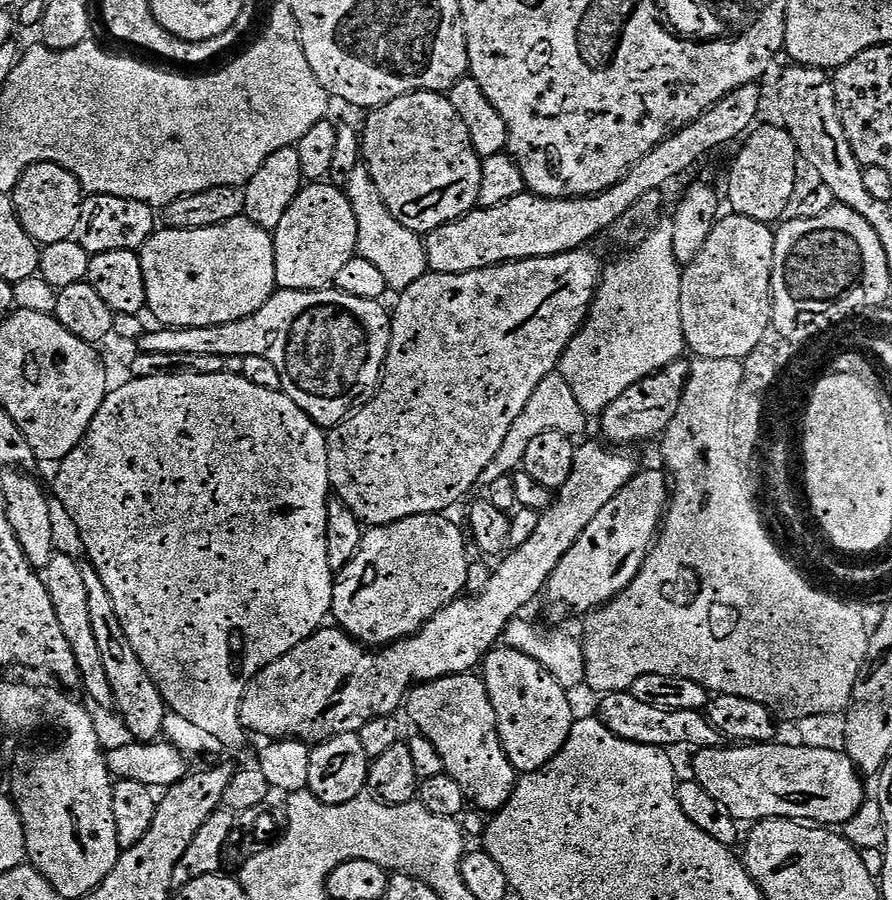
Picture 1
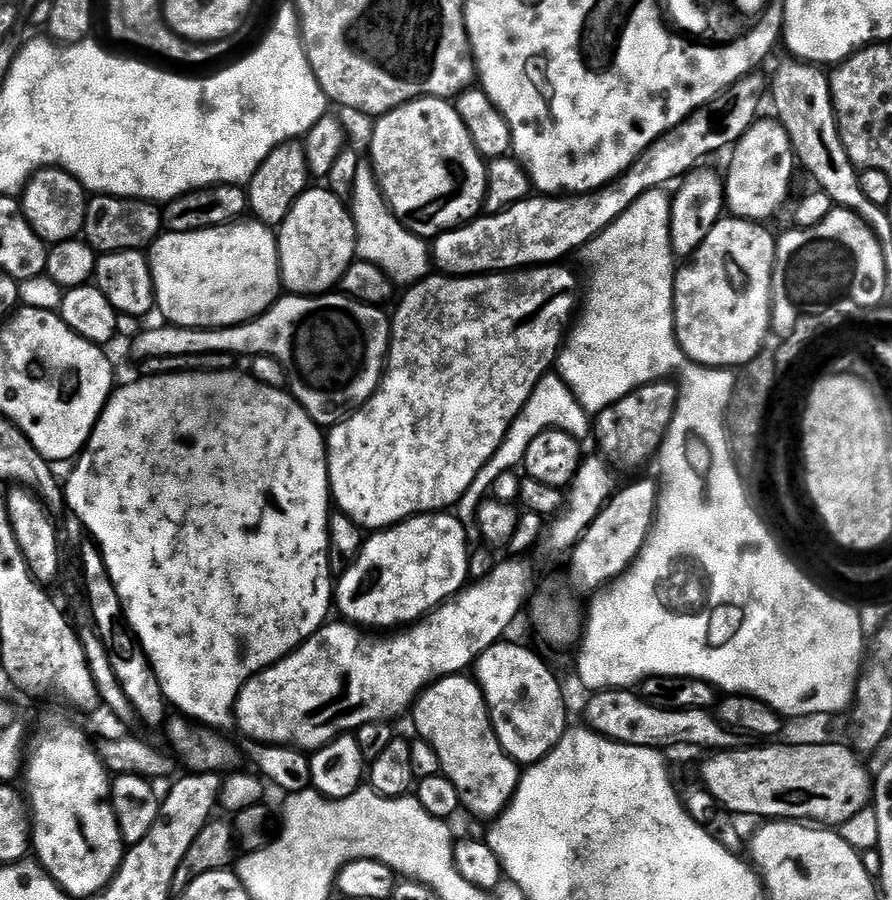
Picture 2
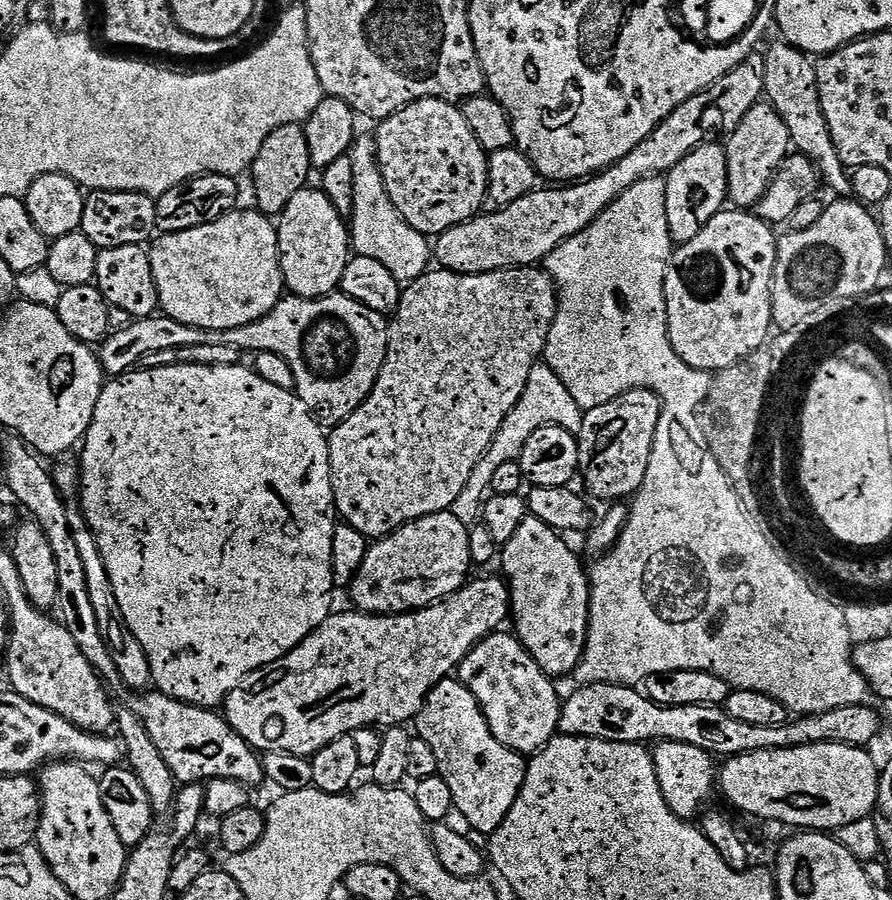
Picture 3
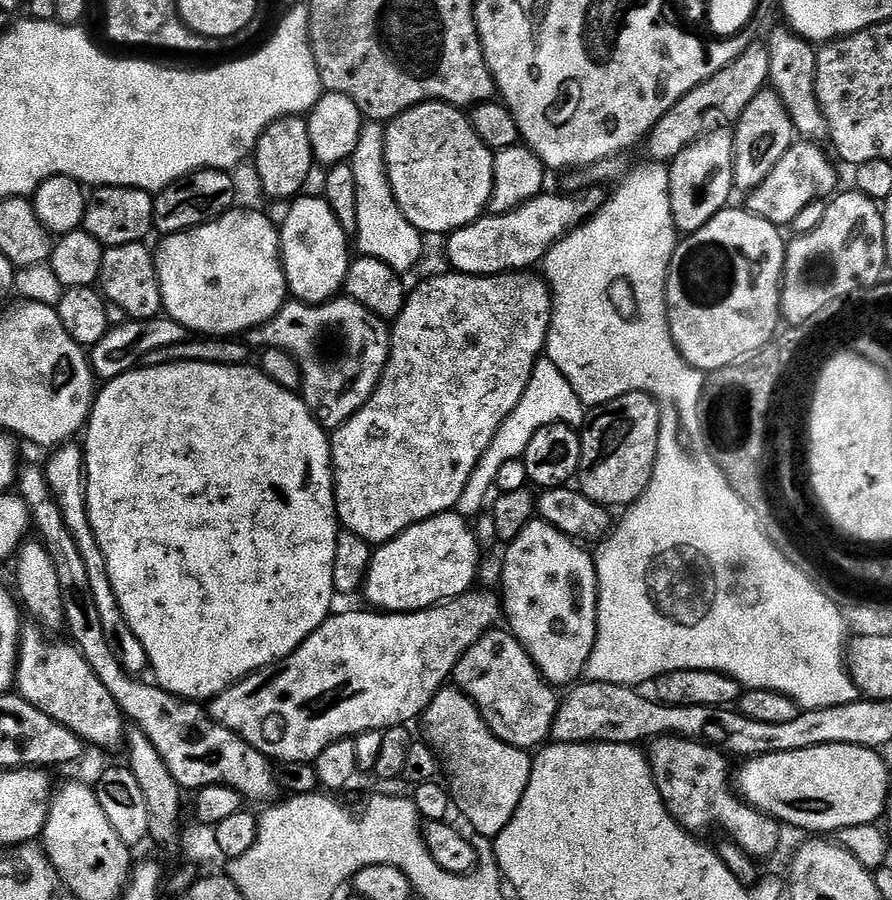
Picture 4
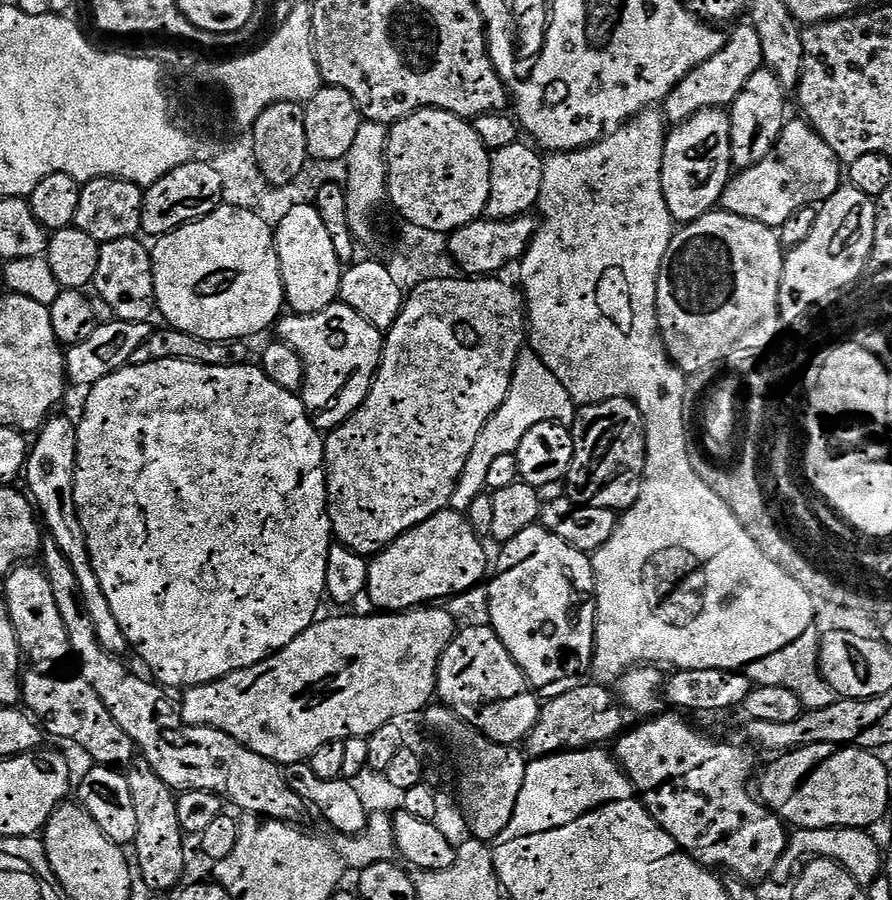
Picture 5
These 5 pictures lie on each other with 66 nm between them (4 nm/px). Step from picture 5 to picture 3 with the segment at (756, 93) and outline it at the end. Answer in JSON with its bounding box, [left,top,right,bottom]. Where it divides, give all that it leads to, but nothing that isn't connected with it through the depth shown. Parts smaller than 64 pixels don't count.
[726,102,790,209]

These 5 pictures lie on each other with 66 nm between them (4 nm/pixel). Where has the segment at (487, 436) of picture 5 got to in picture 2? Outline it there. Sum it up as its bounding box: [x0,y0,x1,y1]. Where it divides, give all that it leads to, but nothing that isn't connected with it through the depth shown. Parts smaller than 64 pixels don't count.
[454,374,590,525]

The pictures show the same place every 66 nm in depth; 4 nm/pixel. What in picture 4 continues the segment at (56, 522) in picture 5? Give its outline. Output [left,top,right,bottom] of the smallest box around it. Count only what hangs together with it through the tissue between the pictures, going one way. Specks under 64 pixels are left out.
[42,442,149,674]

